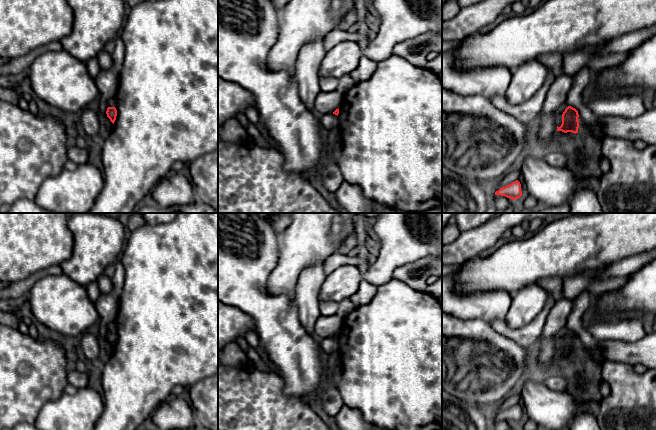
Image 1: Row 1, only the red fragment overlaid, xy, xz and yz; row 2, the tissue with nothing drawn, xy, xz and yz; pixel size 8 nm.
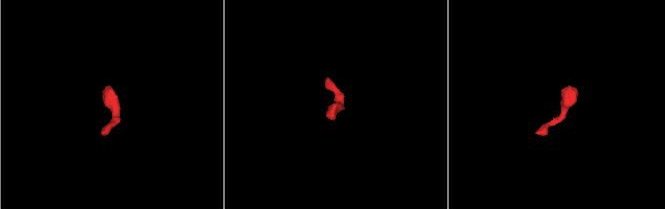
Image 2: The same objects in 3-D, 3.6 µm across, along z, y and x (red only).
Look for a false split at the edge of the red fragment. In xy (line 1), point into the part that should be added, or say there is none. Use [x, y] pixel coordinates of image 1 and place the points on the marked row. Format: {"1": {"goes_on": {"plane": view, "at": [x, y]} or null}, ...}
{"1": {"goes_on": {"plane": "xy", "at": [111, 102]}}}

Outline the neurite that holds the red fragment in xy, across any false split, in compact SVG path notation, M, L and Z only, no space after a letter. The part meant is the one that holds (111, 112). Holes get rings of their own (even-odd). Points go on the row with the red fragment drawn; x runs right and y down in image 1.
M111 98L108 100L108 108L106 111L107 117L110 119L110 121L114 124L117 116L117 110L116 110L116 100L115 98Z

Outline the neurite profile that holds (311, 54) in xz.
M317 39L303 45L296 60L294 80L299 96L307 109L313 113L315 99L321 91L318 70L325 54L324 39Z

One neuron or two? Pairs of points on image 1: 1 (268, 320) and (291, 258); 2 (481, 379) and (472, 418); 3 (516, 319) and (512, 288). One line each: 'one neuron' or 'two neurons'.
1: two neurons
2: two neurons
3: two neurons

